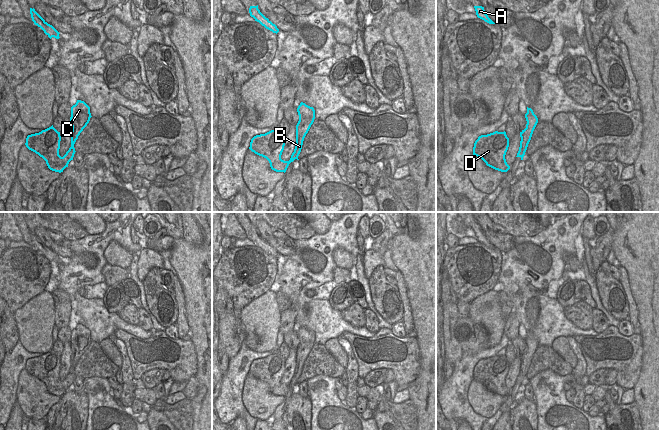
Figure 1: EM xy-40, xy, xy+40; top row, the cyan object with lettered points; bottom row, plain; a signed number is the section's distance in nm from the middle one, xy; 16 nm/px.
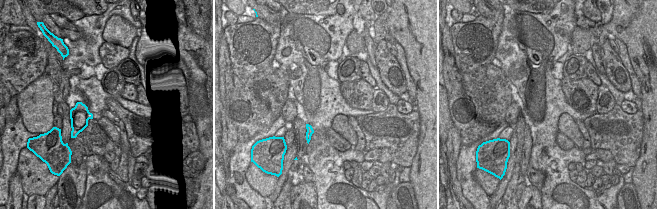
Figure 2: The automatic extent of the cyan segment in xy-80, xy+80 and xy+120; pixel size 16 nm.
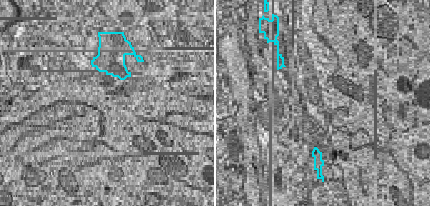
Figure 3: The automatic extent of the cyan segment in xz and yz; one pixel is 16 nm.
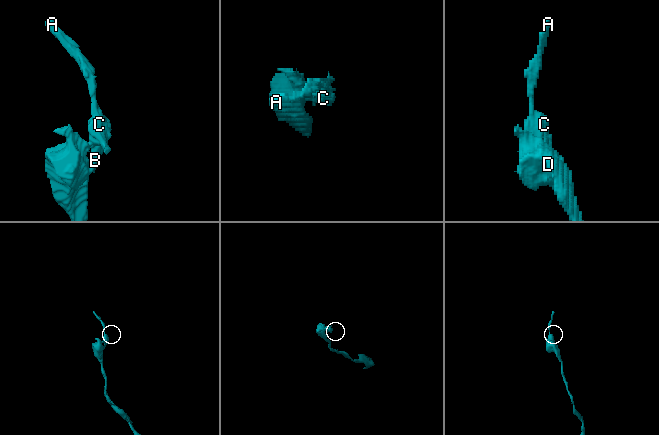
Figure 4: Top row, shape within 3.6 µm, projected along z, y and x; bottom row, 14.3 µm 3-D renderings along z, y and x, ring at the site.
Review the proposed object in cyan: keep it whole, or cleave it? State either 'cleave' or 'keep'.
cleave

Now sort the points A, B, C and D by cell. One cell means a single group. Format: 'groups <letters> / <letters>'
groups A B C / D

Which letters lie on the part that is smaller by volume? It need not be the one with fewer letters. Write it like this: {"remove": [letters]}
{"remove": ["A", "B", "C"]}

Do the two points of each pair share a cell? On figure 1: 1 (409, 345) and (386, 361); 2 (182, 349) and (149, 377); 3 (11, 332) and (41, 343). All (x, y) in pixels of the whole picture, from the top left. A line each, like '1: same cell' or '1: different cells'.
1: same cell
2: different cells
3: different cells

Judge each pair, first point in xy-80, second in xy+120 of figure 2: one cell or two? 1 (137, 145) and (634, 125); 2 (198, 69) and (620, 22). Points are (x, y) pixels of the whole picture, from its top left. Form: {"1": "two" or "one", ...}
{"1": "one", "2": "one"}

